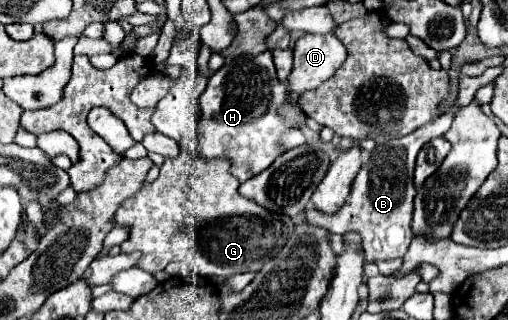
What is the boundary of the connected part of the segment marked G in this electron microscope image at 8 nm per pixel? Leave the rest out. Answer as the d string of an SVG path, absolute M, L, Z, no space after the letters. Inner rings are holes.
M198 141L199 153L194 153L190 149L180 149L178 157L168 157L160 169L160 177L154 181L154 183L148 183L140 193L136 193L136 197L130 197L128 201L122 203L122 207L116 211L114 215L114 225L118 227L128 227L130 229L130 237L126 239L120 245L122 253L132 253L132 251L142 251L142 261L138 263L144 271L148 273L156 273L156 271L162 271L170 261L184 261L188 263L188 267L200 275L200 277L230 277L234 273L244 273L244 271L260 271L264 267L266 261L270 261L272 257L276 257L276 253L280 253L280 249L286 245L288 237L292 235L292 229L294 229L294 223L290 217L282 217L282 215L276 215L276 213L270 213L266 211L264 207L256 205L254 201L242 197L238 193L238 179L232 177L228 173L228 161L208 161L208 159L202 159L202 151L200 151L200 141Z

